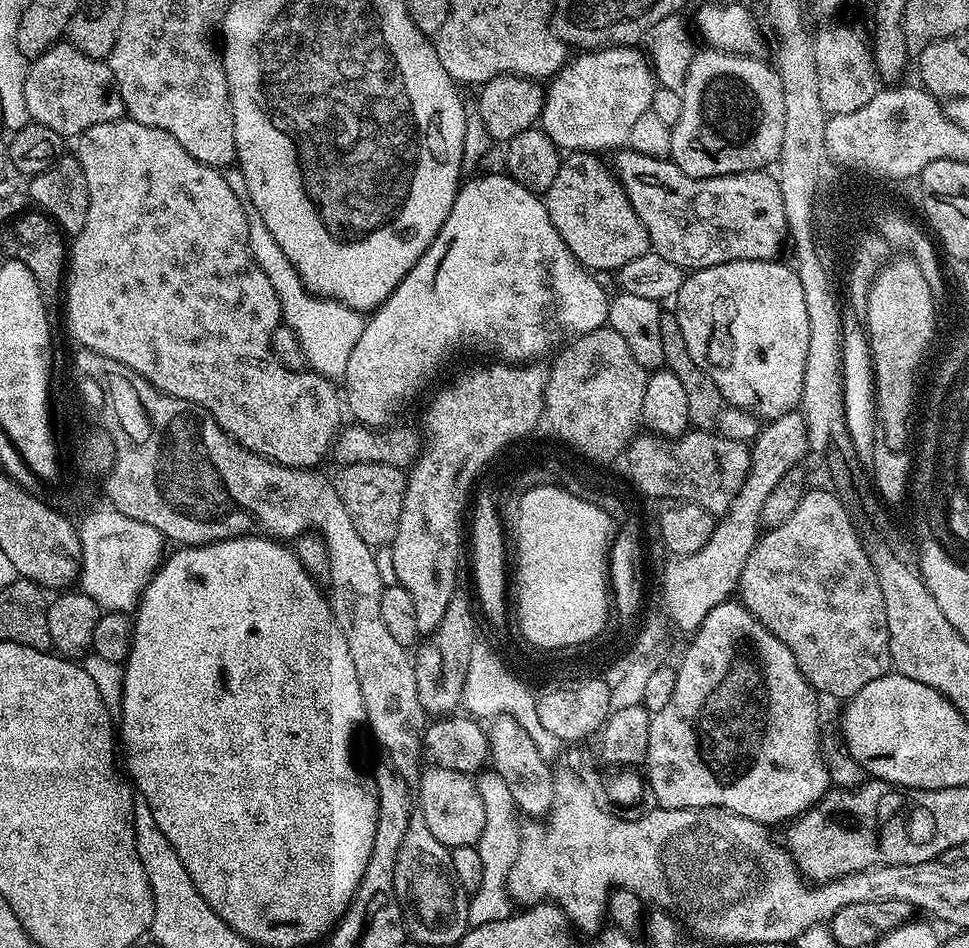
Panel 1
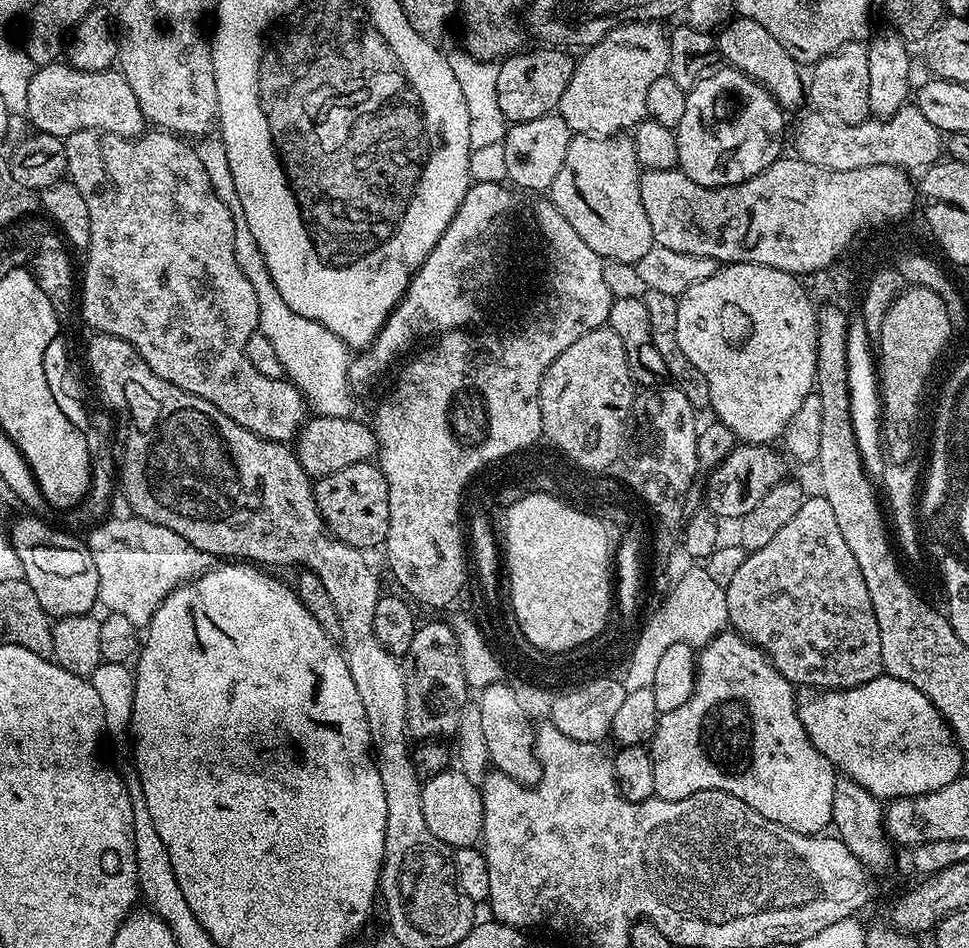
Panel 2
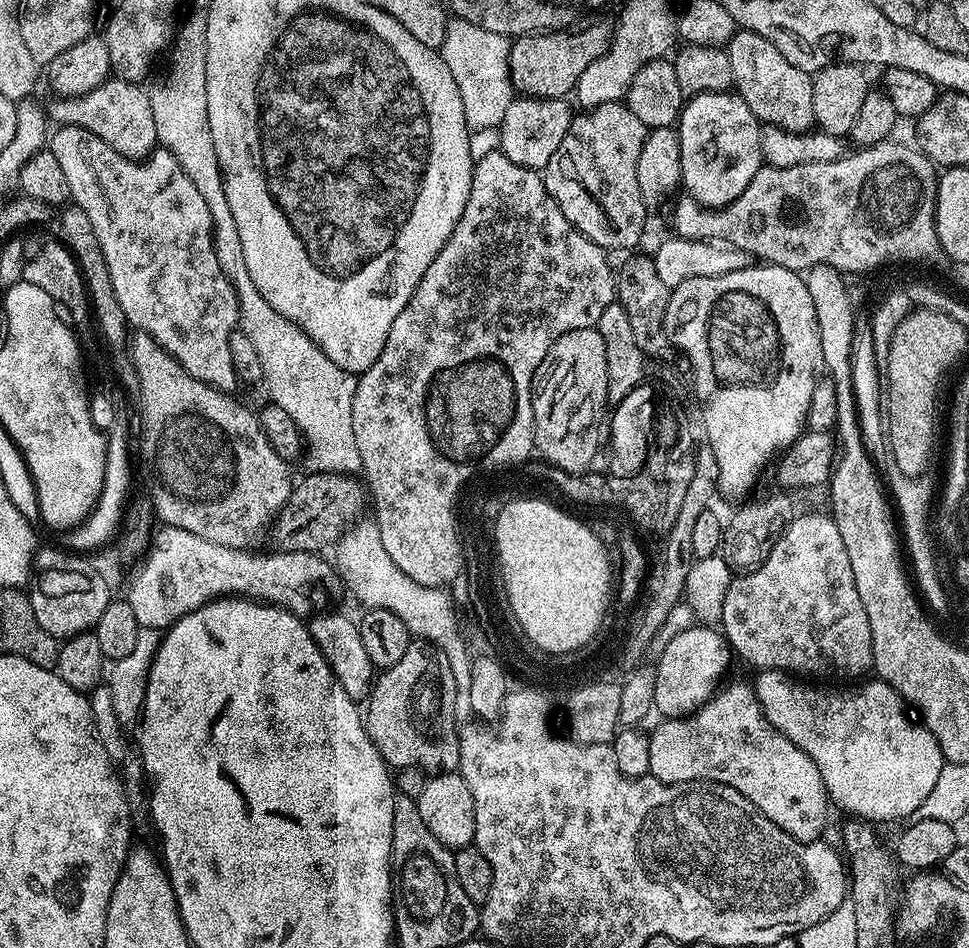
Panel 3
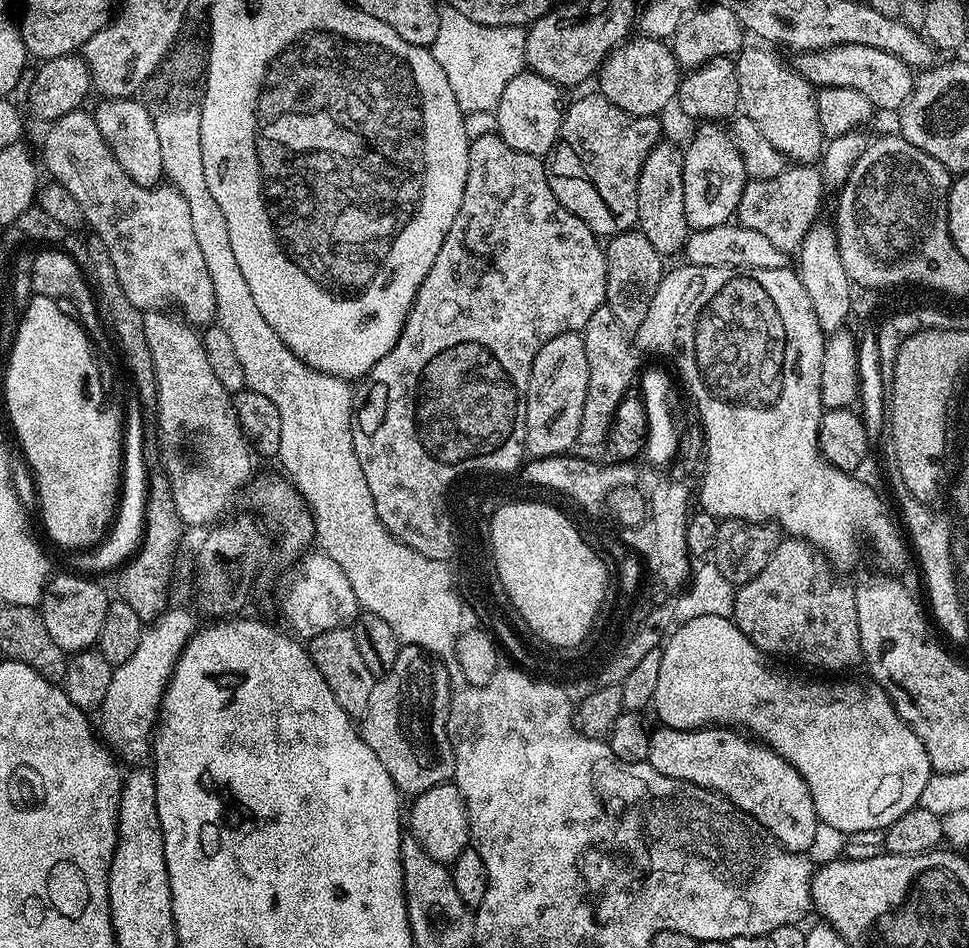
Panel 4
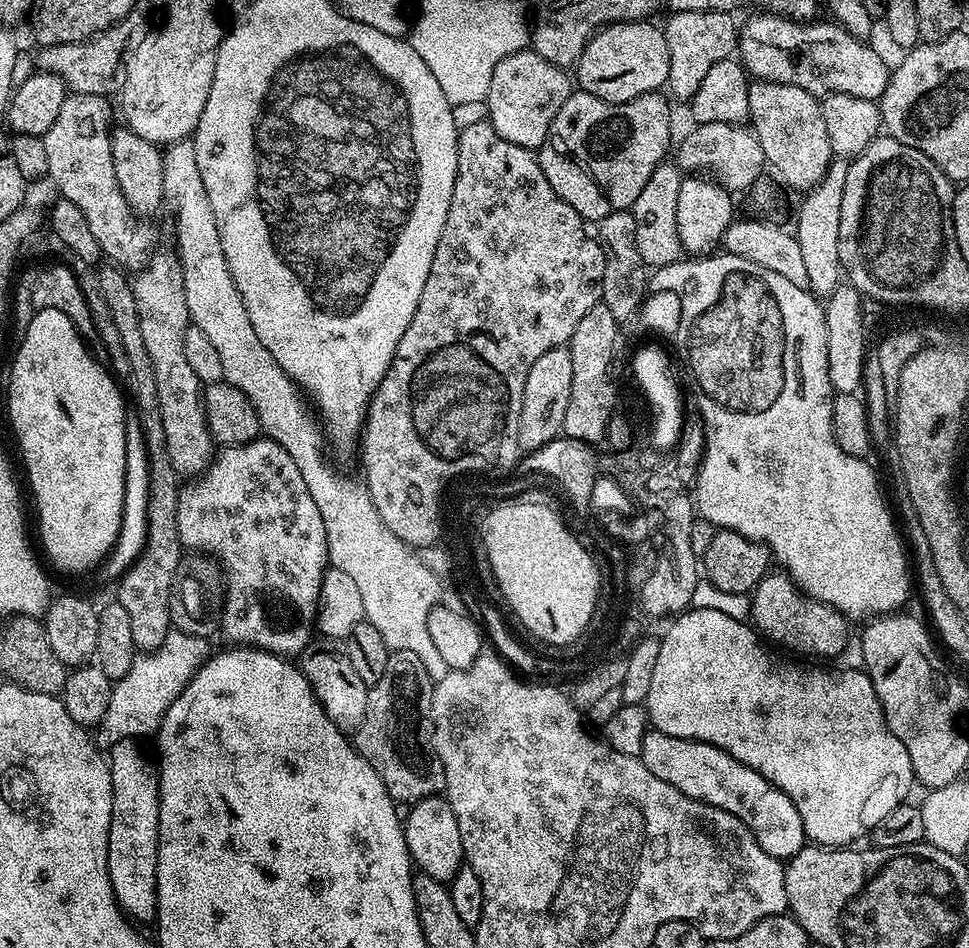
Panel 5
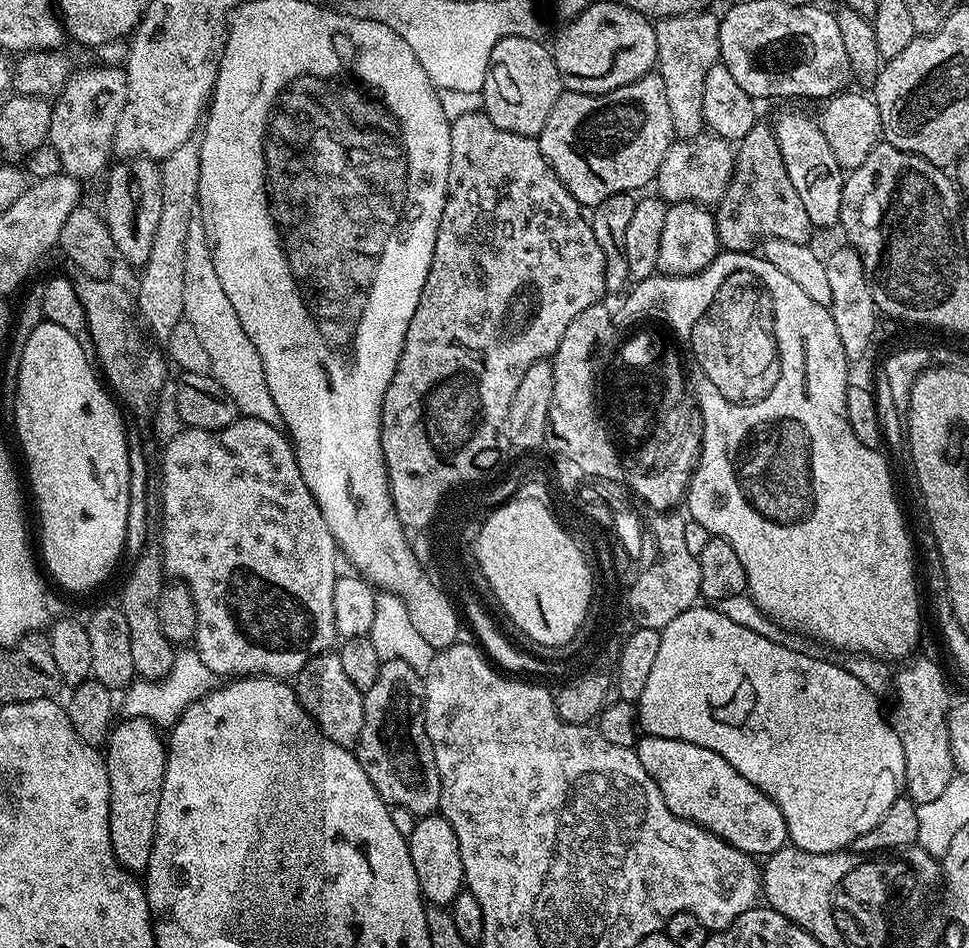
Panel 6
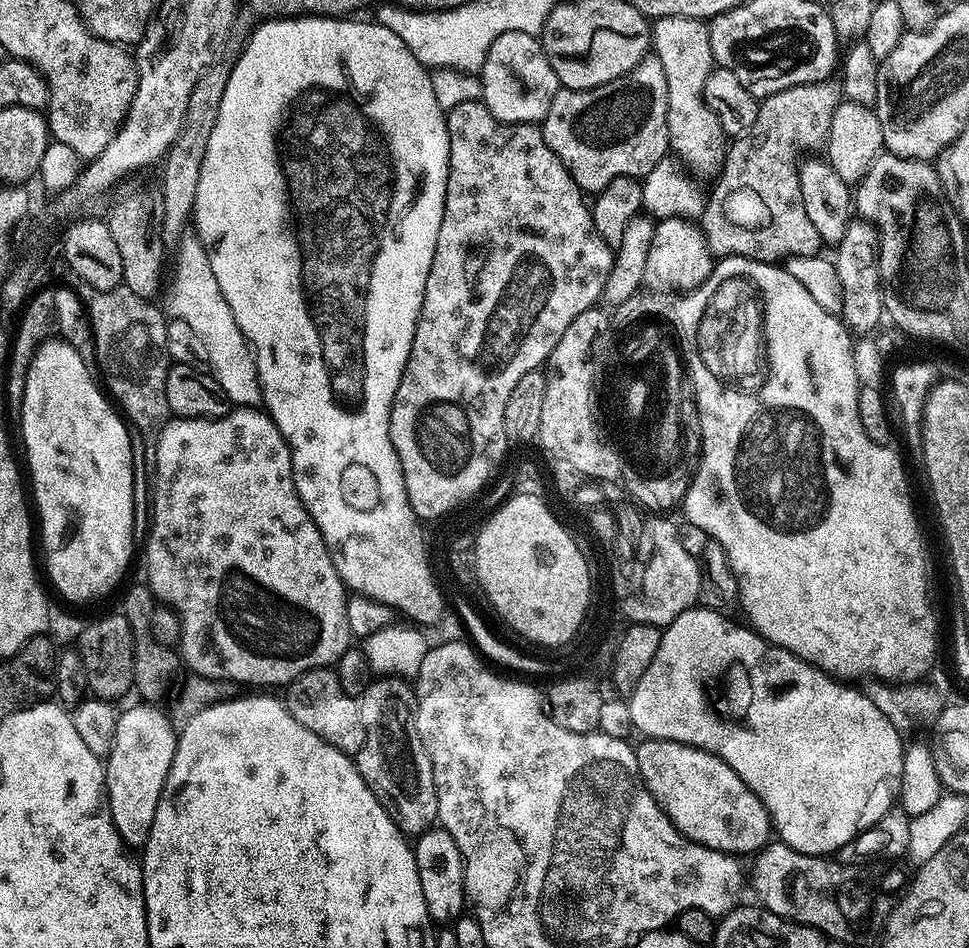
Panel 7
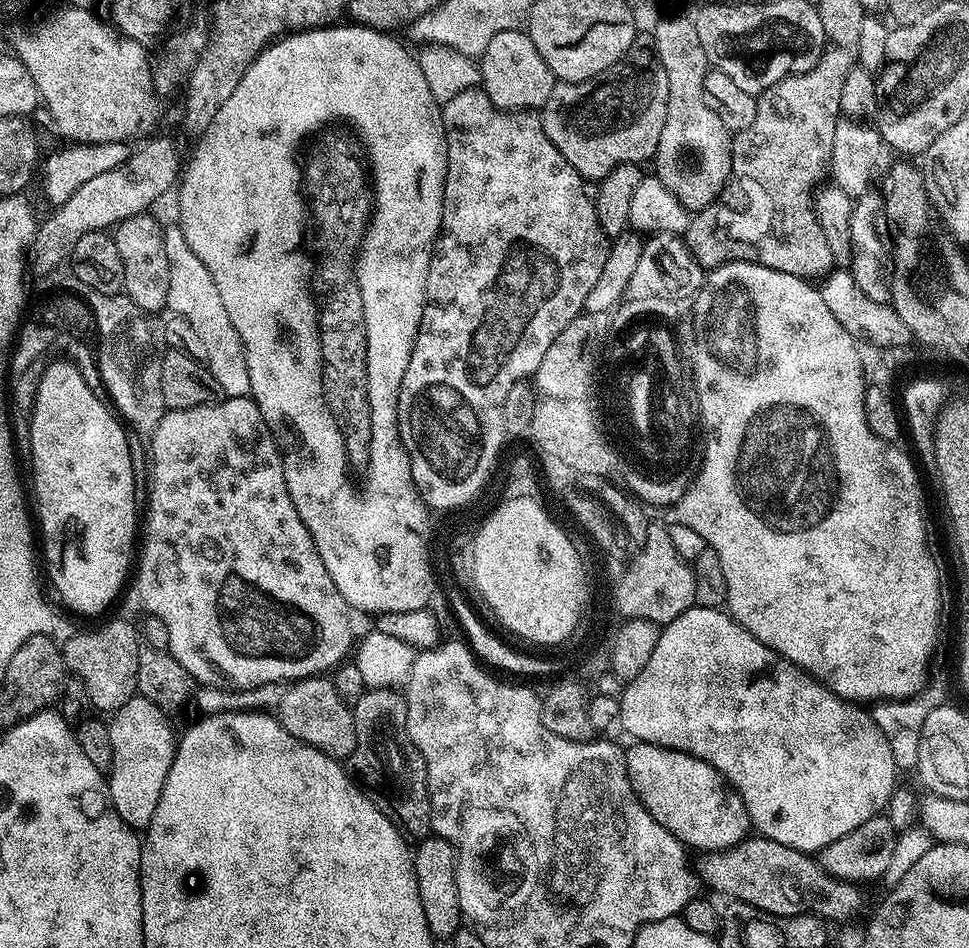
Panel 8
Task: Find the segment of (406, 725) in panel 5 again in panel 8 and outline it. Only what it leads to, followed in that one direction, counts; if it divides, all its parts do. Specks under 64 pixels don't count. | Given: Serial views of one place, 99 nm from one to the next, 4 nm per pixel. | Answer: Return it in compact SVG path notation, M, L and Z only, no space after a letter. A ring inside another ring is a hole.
M370 688L351 709L356 745L346 764L354 783L390 822L394 822L405 838L412 842L428 839L433 835L428 771L422 754L414 742L410 742L406 730L408 703L404 700L404 692L394 688Z

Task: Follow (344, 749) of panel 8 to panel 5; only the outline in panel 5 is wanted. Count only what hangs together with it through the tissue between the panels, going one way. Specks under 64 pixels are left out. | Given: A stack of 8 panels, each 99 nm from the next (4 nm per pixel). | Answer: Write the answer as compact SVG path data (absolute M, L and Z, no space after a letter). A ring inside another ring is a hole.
M313 639L299 653L298 667L330 722L334 722L334 726L338 726L341 732L352 734L362 726L362 718L366 718L369 685L364 684L362 678L358 678L354 666L350 666L350 658L341 648L339 640Z

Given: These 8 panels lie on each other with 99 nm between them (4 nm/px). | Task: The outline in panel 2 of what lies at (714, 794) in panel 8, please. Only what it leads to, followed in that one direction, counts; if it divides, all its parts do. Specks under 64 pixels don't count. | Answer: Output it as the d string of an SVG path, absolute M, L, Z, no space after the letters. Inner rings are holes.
M724 630L720 632L702 648L698 656L696 685L690 694L690 698L686 698L686 702L682 702L682 706L678 706L678 710L665 712L657 719L656 733L652 735L650 741L650 751L654 762L654 793L659 799L681 800L690 794L700 792L704 788L717 788L723 792L734 794L742 802L746 802L746 806L750 806L754 810L758 810L758 814L770 818L770 822L778 822L798 834L814 836L823 833L831 825L834 786L838 779L838 773L832 767L832 763L810 743L807 734L804 732L804 727L800 724L800 719L796 717L793 684L786 678L782 678L782 674L778 674L778 670L768 661L768 656L762 649L754 647L744 637L737 636L735 631Z

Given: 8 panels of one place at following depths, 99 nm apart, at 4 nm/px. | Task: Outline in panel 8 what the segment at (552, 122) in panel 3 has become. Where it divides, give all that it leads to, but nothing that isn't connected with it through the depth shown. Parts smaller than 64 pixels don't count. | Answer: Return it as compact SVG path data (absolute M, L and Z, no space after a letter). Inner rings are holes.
M519 28L506 29L502 30L500 34L495 34L490 44L486 46L483 55L479 57L478 63L480 66L480 84L485 94L490 98L490 102L494 102L494 106L499 108L509 110L543 109L546 98L550 98L554 86L558 83L555 74L550 70L550 66L546 66L542 54L538 54L538 46L534 46L527 31Z

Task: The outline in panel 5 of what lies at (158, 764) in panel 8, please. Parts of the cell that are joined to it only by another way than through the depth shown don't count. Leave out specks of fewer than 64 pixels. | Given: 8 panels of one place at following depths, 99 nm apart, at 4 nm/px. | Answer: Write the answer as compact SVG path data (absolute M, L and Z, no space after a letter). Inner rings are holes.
M136 740L111 745L108 769L112 779L112 813L108 839L108 873L116 903L137 925L151 925L156 918L156 867L158 866L158 826L160 825L160 774L157 765L139 748Z

